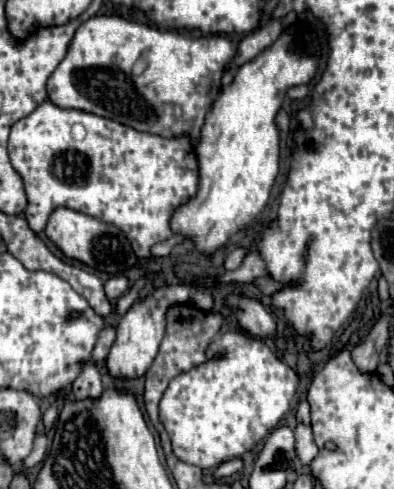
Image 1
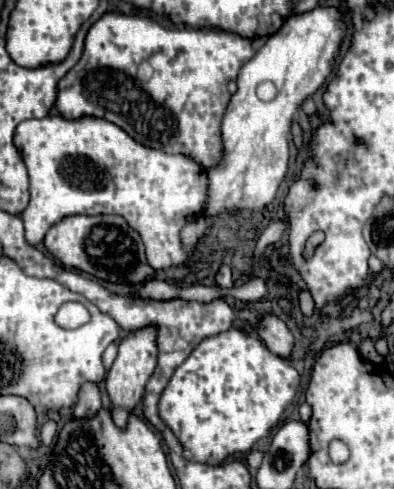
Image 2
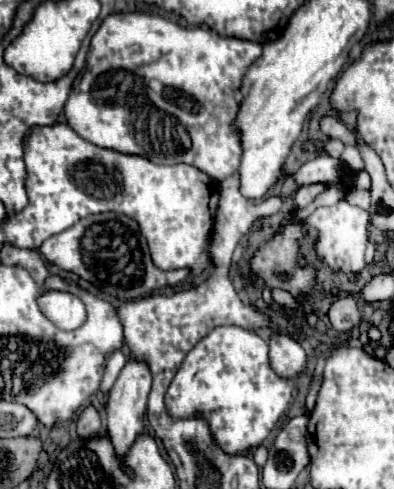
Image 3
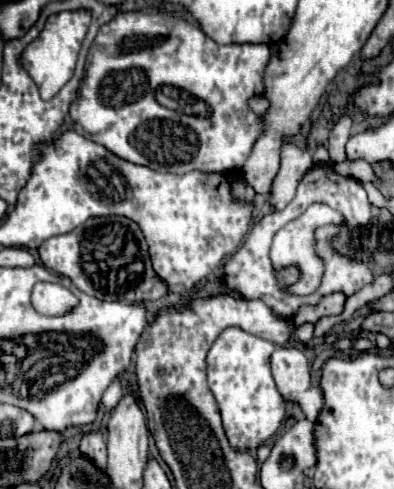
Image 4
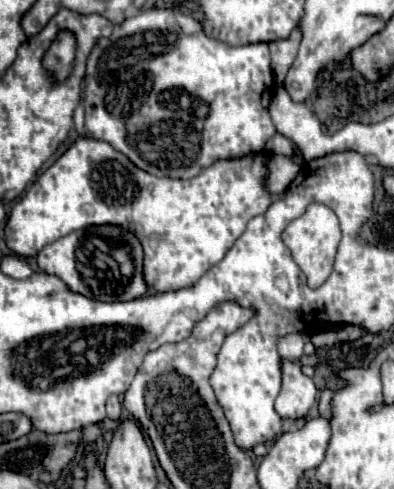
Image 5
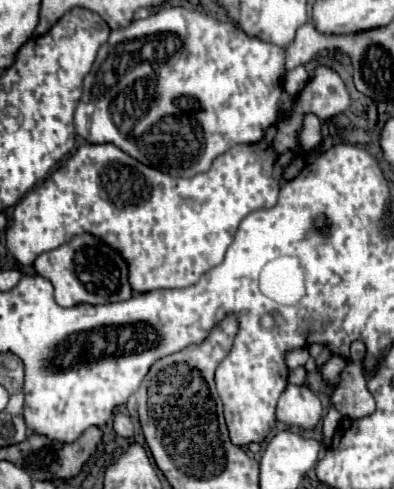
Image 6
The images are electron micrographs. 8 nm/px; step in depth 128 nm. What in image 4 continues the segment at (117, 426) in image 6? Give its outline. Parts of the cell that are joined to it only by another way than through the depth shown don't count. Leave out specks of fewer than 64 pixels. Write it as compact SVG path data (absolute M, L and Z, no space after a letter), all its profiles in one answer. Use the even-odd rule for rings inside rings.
M124 374L116 376L116 380L112 380L112 384L106 388L106 392L104 392L104 396L102 396L102 404L104 404L108 410L112 410L112 408L118 404L118 400L122 398L122 376L124 376Z

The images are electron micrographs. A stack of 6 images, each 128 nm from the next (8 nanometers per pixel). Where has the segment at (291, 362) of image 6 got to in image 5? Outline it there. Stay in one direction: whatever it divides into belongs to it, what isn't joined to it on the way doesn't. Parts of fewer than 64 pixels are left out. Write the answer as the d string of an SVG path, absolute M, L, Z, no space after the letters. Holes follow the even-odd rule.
M296 332L296 334L288 334L288 336L282 336L278 340L278 346L280 346L280 356L282 358L288 358L288 360L300 360L302 356L302 348L304 344L310 340L310 336L306 332Z

